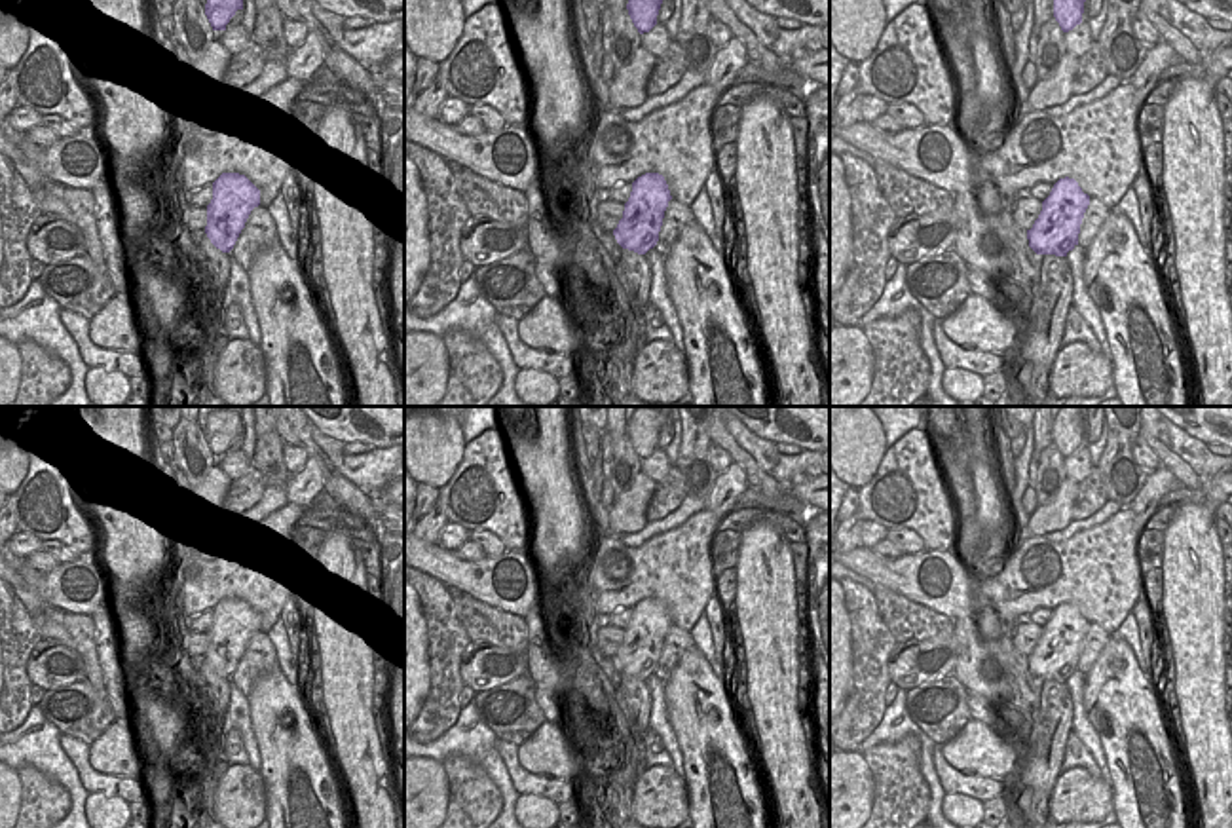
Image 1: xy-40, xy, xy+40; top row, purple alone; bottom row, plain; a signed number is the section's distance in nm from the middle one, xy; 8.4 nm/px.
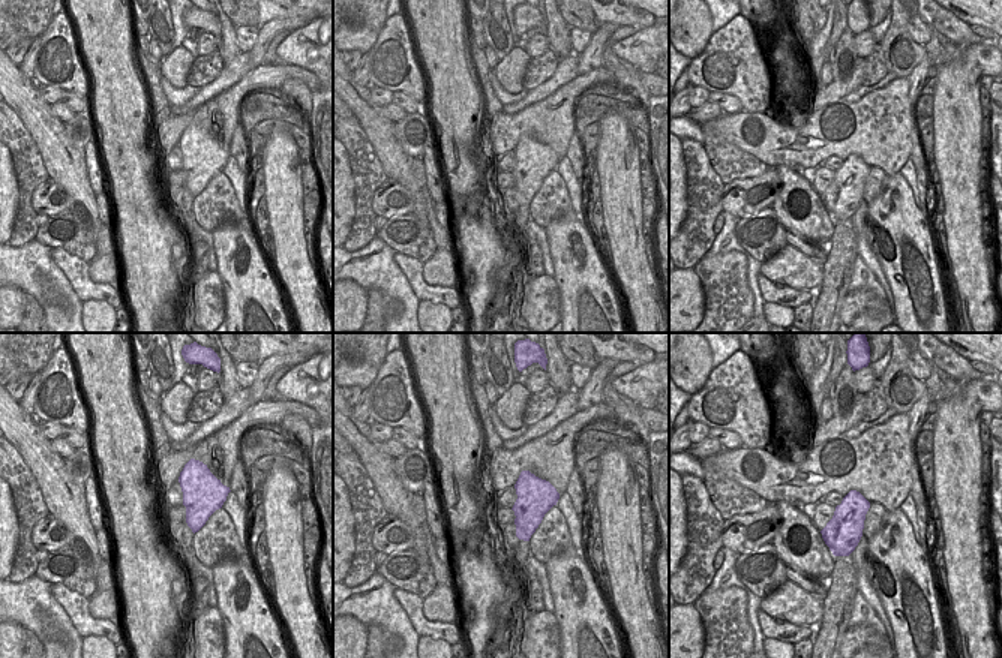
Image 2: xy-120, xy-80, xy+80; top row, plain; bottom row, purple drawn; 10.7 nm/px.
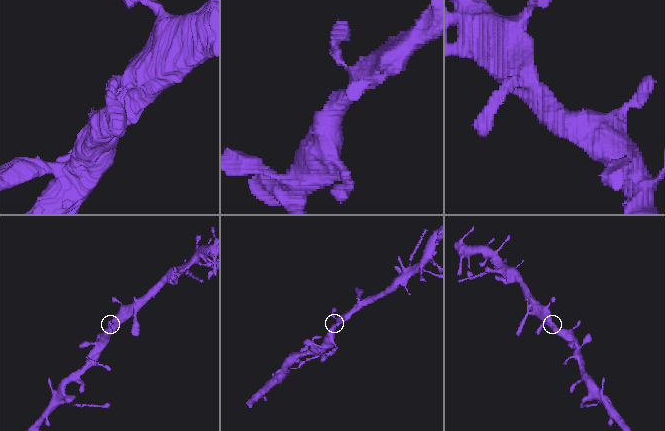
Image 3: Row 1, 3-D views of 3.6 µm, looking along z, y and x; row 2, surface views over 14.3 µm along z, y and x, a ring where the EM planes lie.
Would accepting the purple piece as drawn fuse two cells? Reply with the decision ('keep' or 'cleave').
keep

